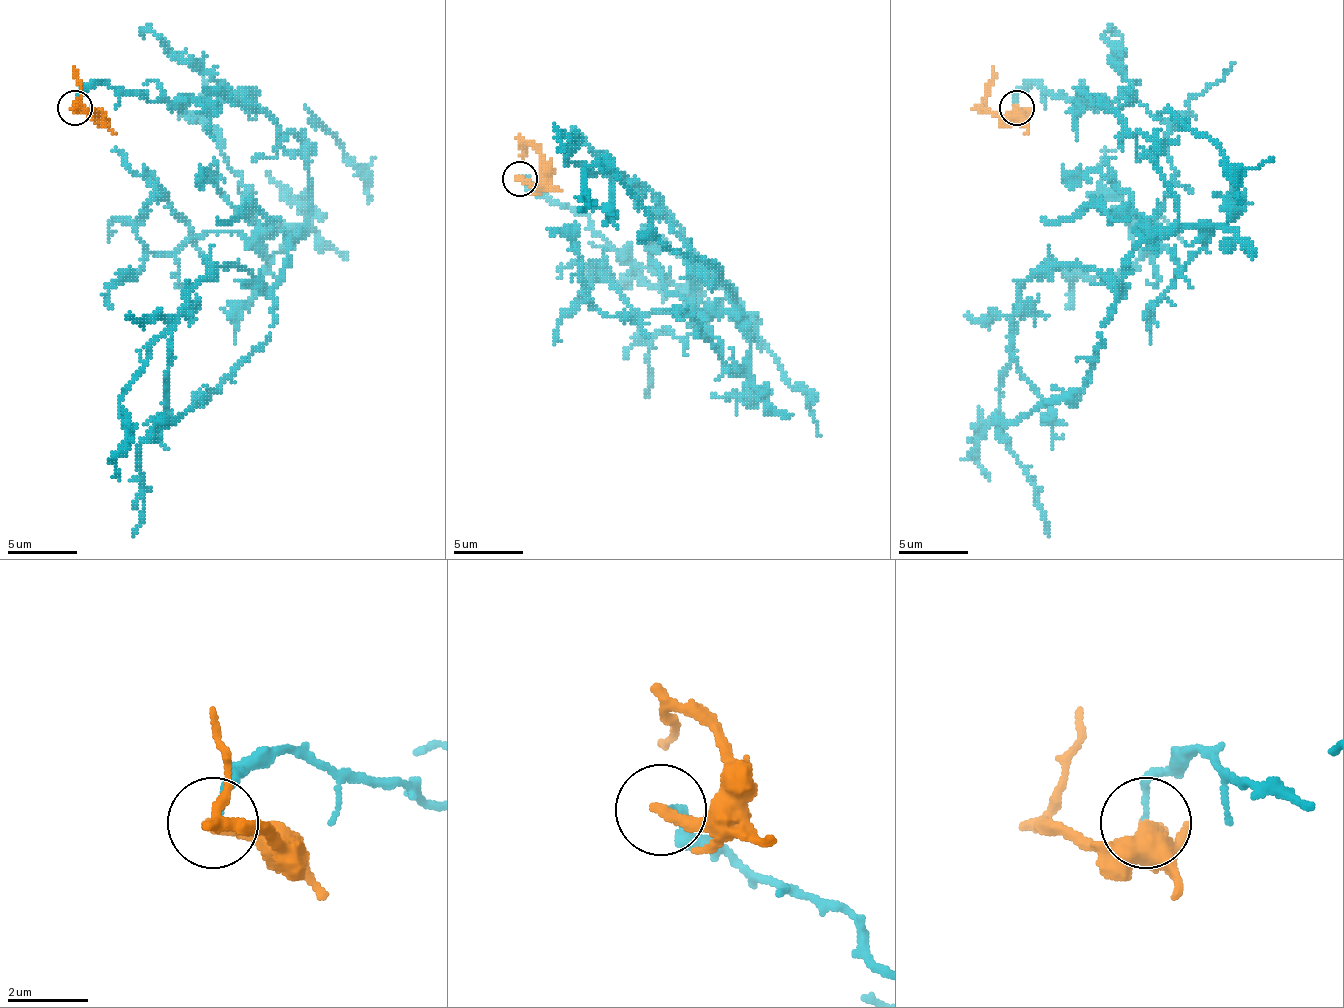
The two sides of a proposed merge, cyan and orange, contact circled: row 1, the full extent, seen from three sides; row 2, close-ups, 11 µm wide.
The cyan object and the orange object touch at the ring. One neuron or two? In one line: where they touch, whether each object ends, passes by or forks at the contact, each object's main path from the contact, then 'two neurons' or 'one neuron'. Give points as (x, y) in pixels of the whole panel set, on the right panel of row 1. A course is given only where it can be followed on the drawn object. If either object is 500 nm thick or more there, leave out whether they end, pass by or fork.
(1016, 108) | cyan ends | orange ends | cyan via (1017, 105), (1126, 98), (1178, 214), (1115, 287), (1091, 266), (1021, 287), (971, 456), (989, 480) | orange via (1017, 109), (1017, 112), (993, 116), (982, 105), (993, 66) | two neurons

